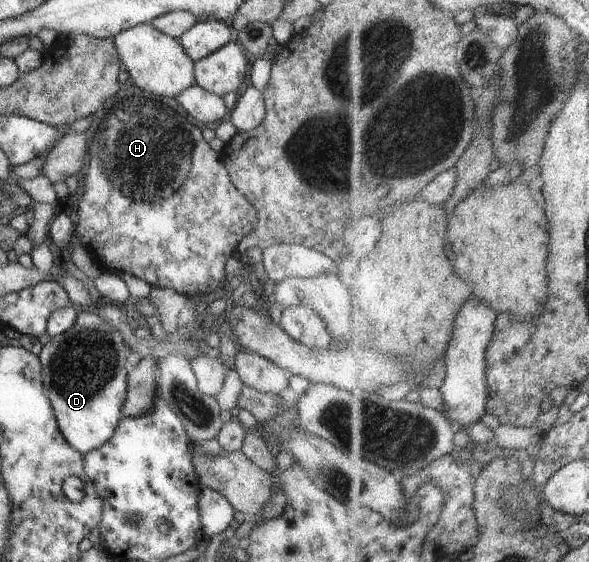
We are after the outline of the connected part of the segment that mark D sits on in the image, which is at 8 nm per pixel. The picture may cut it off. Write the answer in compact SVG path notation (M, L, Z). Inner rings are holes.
M79 310L73 325L64 333L51 337L37 356L43 389L51 403L57 428L67 444L81 455L109 441L122 417L120 413L126 397L127 356L127 349L118 330L103 320L96 311L87 312L87 310L85 312Z

